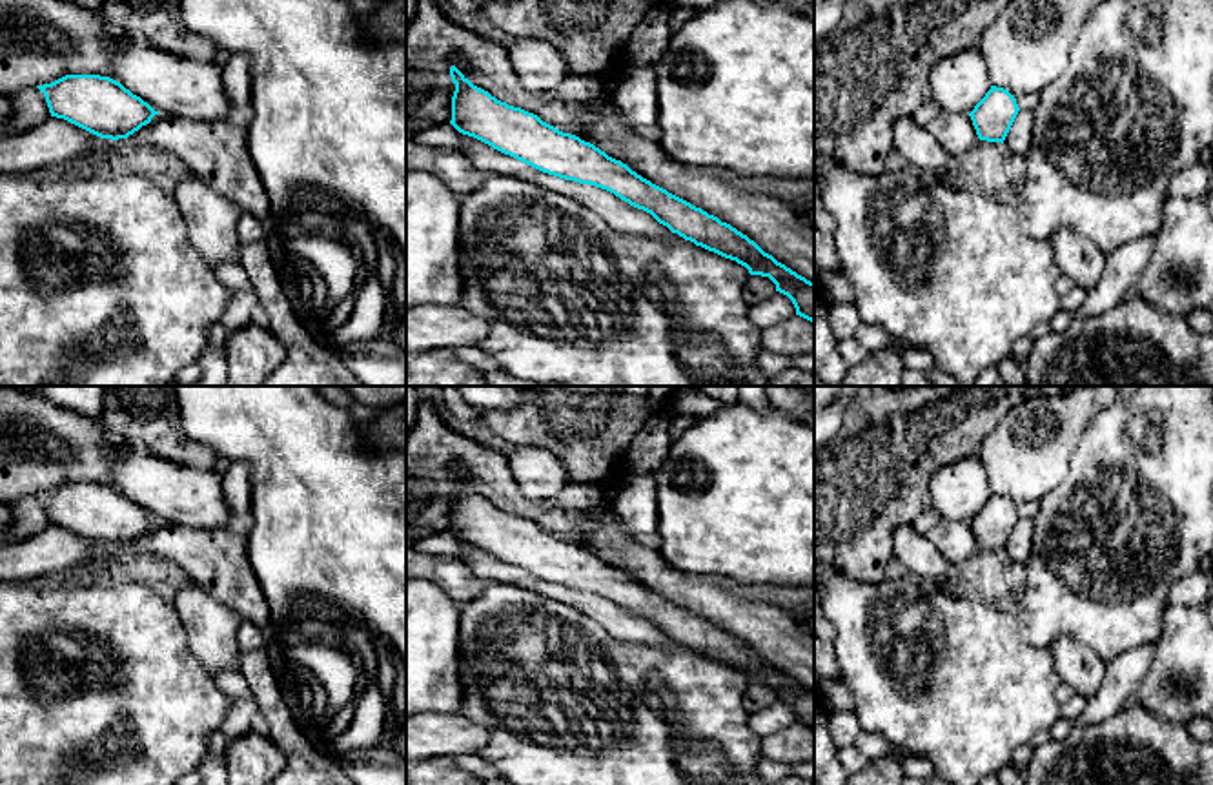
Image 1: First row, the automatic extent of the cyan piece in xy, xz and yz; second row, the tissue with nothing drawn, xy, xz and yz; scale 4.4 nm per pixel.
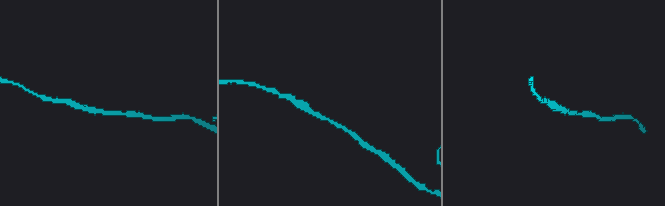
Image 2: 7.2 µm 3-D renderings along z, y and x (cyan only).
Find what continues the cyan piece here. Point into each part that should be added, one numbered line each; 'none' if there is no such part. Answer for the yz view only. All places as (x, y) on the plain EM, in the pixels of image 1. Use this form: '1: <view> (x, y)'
1: yz (958, 490)

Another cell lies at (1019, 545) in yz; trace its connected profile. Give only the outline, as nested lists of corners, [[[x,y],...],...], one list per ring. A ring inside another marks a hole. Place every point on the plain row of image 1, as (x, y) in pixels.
[[[1020,517],[1004,552],[1016,563],[1027,563],[1033,541],[1033,519]]]

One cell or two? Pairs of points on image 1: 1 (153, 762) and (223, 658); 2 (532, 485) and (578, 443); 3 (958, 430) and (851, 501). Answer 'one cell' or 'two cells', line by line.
1: two cells
2: two cells
3: one cell

